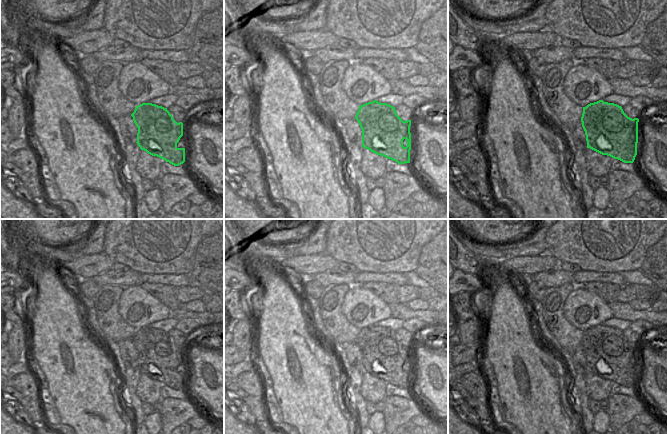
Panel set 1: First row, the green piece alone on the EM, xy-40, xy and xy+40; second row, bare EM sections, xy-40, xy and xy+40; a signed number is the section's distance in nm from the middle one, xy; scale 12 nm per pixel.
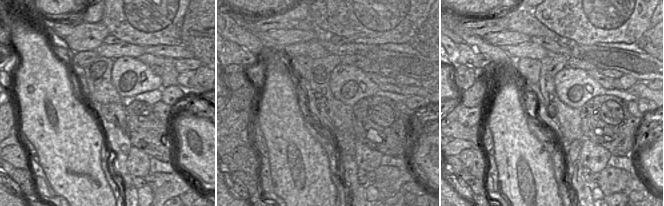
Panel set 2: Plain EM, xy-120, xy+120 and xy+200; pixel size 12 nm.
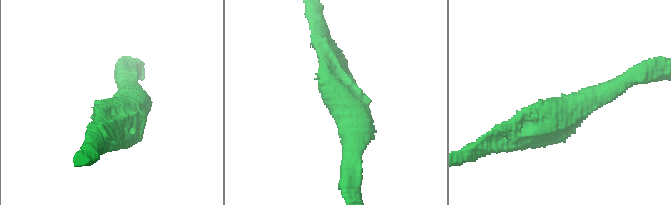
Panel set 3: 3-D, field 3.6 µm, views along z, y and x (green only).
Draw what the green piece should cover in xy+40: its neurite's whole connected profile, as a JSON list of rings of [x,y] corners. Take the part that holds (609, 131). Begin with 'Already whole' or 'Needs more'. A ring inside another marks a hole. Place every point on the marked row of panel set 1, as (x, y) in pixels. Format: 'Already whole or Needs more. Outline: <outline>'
Already whole. Outline: [[[599,100],[583,107],[581,117],[587,148],[624,163],[633,163],[637,155],[638,118],[628,117],[621,106]]]

